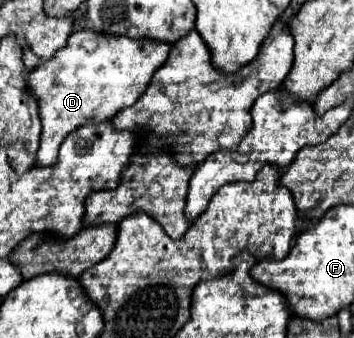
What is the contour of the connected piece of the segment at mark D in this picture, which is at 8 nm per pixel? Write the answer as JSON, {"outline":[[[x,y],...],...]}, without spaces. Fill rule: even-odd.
{"outline":[[[91,27],[75,31],[61,51],[57,51],[51,59],[37,65],[35,71],[29,75],[29,89],[39,99],[39,115],[43,125],[41,145],[39,145],[35,165],[41,165],[41,167],[53,165],[57,161],[59,145],[63,143],[67,133],[85,125],[87,119],[105,121],[105,119],[111,119],[123,107],[133,105],[141,97],[141,93],[147,89],[157,67],[165,63],[165,57],[169,57],[169,49],[171,49],[171,43],[153,41],[153,39],[131,39],[125,35],[107,35]]]}

